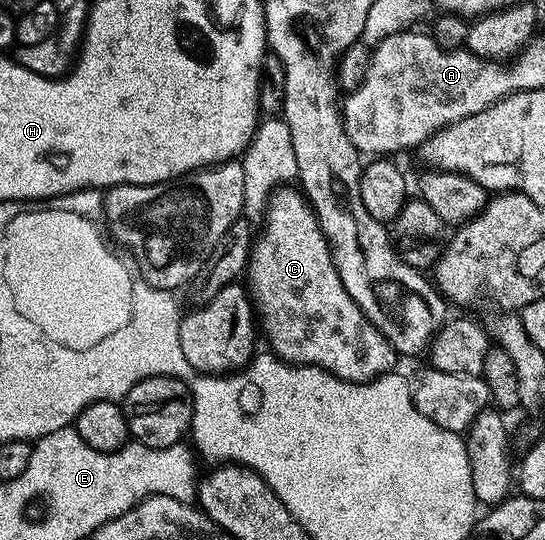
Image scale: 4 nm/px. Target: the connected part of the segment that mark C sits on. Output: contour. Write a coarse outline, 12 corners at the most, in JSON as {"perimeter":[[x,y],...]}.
{"perimeter":[[299,189],[247,256],[267,349],[347,382],[398,361]]}

